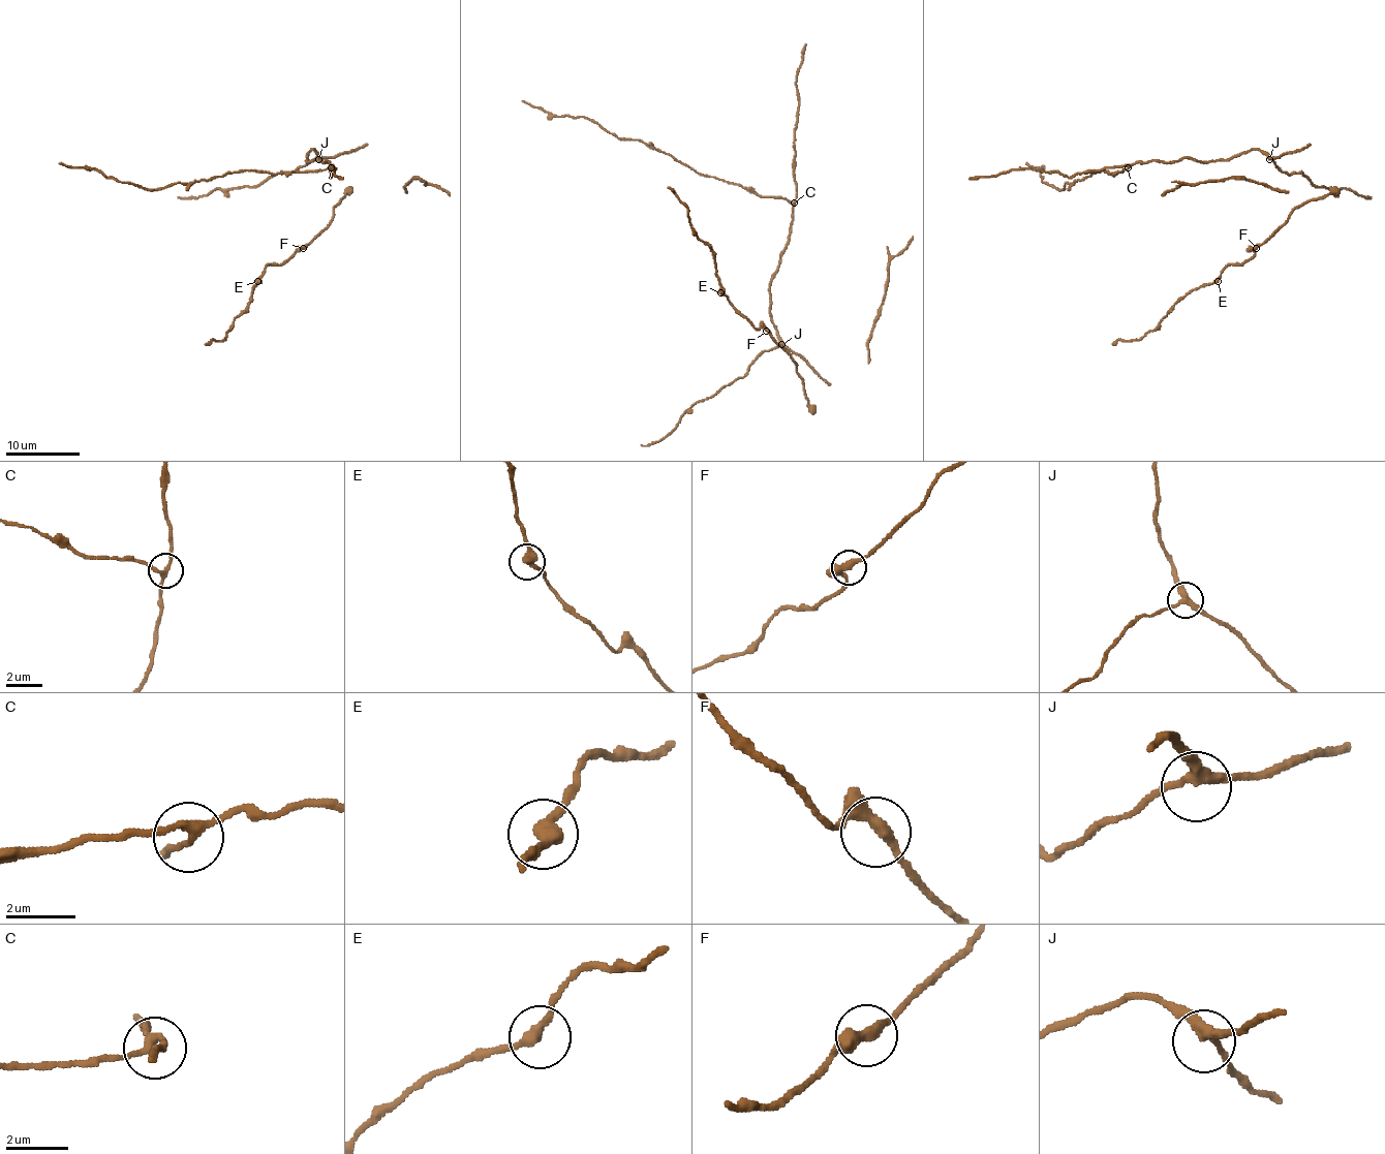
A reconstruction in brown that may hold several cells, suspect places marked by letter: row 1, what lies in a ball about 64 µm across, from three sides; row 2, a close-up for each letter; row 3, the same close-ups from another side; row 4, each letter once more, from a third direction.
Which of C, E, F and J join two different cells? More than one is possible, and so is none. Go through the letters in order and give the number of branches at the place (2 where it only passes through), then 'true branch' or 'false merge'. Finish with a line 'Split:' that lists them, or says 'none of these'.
C: 3 branches meet; true branch
E: 2 branches meet; true branch
F: 3 branches meet; true branch
J: 3 branches meet; true branch
Split: none of these

